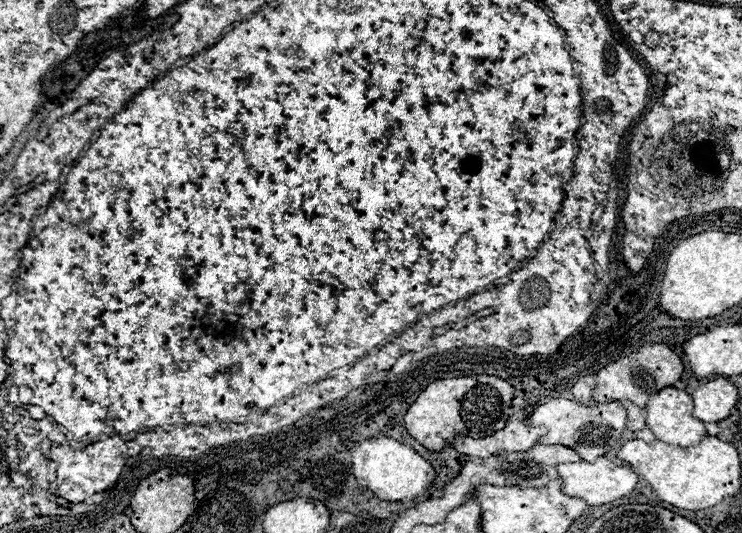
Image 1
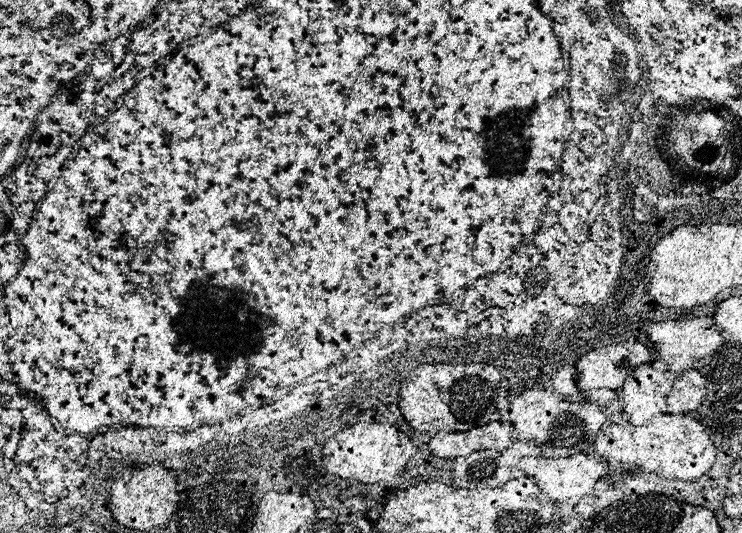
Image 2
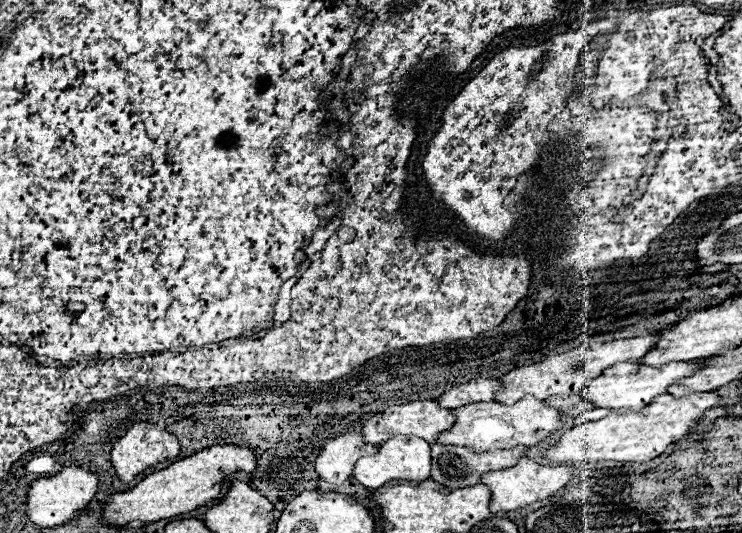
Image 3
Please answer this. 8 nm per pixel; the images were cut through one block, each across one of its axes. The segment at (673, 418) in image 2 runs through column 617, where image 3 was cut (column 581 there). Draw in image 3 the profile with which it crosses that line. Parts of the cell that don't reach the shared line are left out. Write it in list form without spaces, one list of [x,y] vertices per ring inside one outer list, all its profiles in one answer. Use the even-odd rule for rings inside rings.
[[[664,394],[650,402],[644,410],[630,410],[624,414],[610,414],[600,420],[590,420],[580,426],[570,428],[560,436],[554,448],[544,452],[544,458],[560,464],[580,464],[580,462],[650,462],[658,458],[670,444],[680,442],[690,434],[702,414],[720,404],[720,396],[714,394],[690,394],[684,398],[674,398]]]

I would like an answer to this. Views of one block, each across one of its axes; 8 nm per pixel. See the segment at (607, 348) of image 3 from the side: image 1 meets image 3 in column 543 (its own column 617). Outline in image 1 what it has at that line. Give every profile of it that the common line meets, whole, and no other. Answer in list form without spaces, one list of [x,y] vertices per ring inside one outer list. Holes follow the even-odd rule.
[[[650,344],[642,346],[638,352],[620,358],[596,374],[596,386],[592,398],[596,402],[616,402],[616,400],[630,400],[636,406],[646,406],[652,394],[658,394],[666,386],[674,386],[684,376],[684,362],[682,358],[668,348],[666,344]]]

